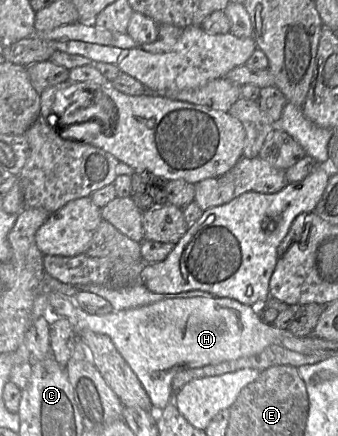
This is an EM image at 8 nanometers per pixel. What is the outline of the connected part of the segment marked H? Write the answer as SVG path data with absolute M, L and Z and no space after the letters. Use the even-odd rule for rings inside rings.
M45 290L43 294L53 315L69 319L77 330L88 329L112 340L147 392L152 408L158 412L174 402L172 380L178 372L252 356L291 335L287 330L264 322L255 308L226 297L164 299L137 308L95 315L59 292Z

